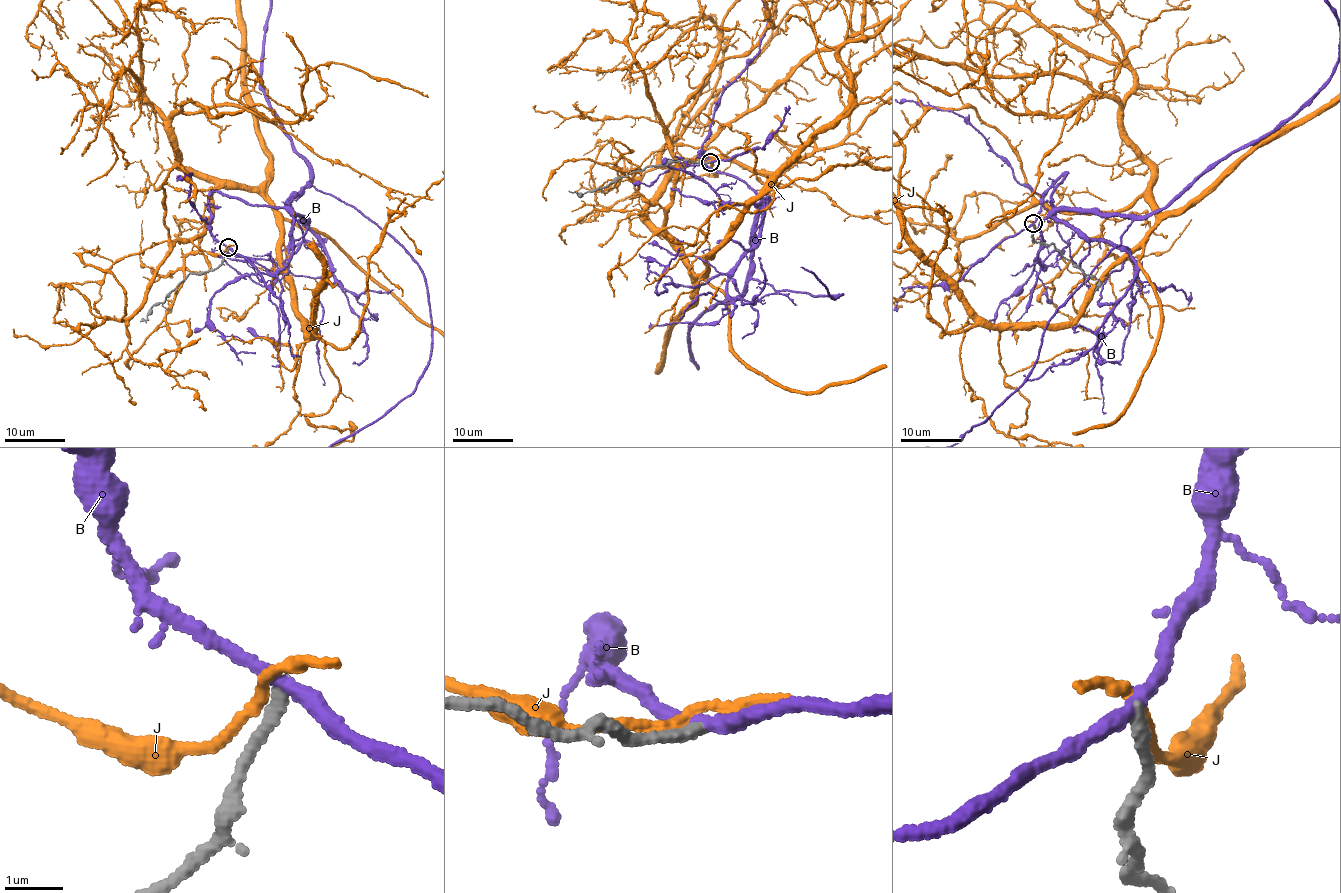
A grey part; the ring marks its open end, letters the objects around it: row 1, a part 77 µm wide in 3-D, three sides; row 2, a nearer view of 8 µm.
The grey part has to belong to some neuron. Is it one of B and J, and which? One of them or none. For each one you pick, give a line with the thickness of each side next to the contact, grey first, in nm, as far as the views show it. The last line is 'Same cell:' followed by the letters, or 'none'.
Same cell: none

